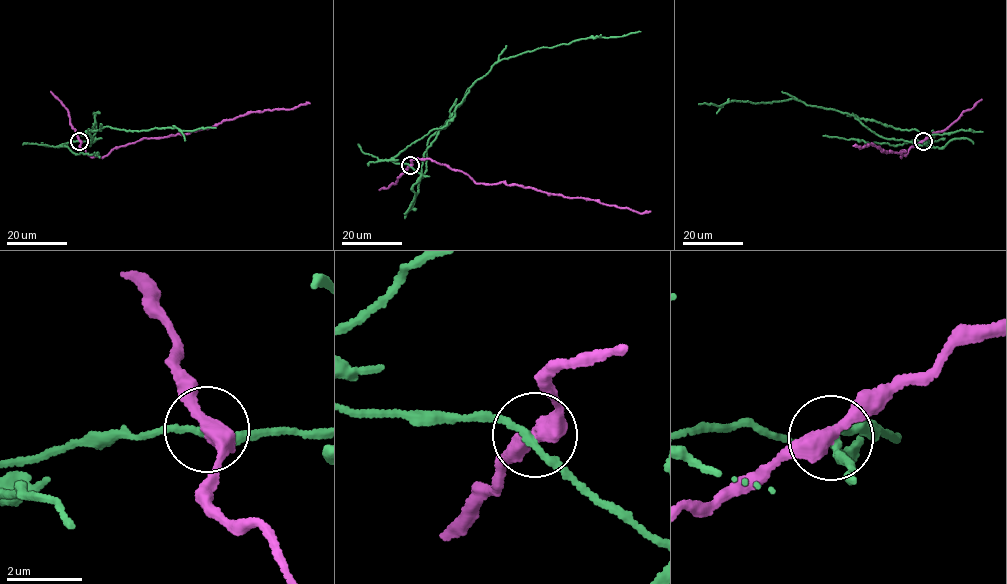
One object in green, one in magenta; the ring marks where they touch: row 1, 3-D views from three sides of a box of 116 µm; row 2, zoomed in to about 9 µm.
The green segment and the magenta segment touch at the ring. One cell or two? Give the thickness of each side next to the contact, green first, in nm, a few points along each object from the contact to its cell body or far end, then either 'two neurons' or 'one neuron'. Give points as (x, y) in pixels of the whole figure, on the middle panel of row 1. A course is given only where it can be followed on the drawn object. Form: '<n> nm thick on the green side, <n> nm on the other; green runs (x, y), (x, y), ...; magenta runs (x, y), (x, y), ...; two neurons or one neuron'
160 nm thick on the green side, 400 nm on the other; green runs (410, 165), (421, 174), (423, 152), (464, 100), (468, 89), (502, 59), (583, 38), (622, 36), (641, 31); magenta runs (410, 165), (412, 159), (434, 160), (464, 172), (476, 184), (503, 182), (639, 213), (650, 211); two neurons

